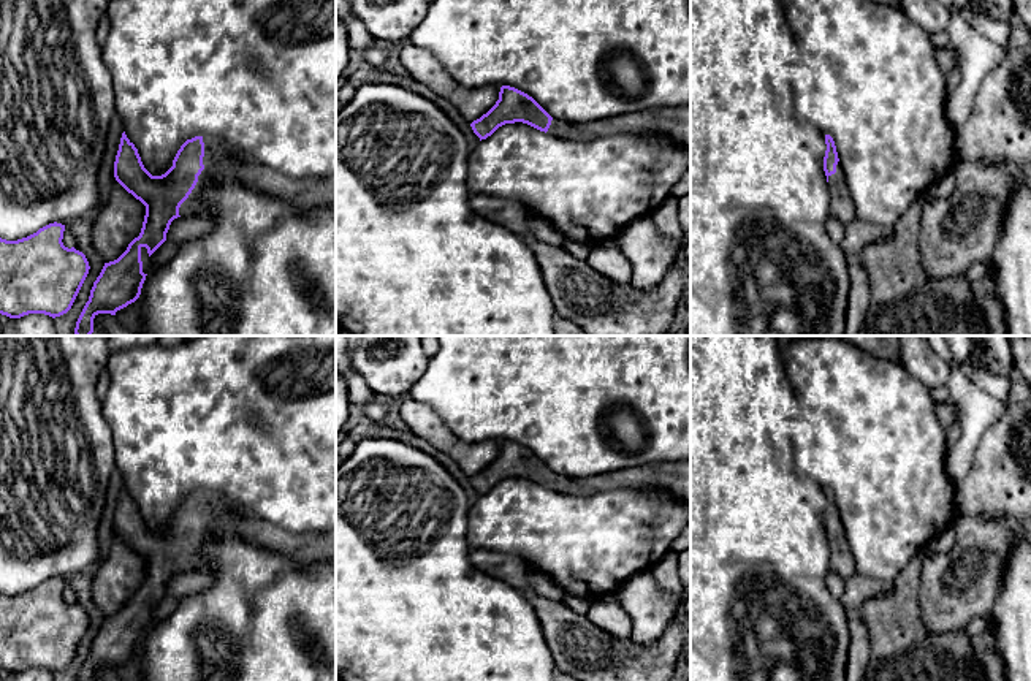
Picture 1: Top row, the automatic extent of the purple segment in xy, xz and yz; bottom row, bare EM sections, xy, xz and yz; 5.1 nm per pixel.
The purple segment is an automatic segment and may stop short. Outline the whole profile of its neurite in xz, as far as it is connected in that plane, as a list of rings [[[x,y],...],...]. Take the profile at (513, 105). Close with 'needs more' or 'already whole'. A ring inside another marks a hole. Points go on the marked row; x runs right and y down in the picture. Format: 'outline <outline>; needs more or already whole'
outline [[[510,86],[500,87],[496,105],[480,119],[474,120],[470,127],[481,141],[499,127],[515,122],[523,122],[554,138],[572,141],[657,131],[668,135],[679,144],[691,146],[691,106],[657,108],[591,124],[572,124],[551,117],[532,97]]]; needs more

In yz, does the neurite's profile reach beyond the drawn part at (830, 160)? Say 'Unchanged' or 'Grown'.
Grown

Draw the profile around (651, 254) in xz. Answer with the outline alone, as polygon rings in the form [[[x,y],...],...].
[[[649,215],[629,223],[619,234],[619,249],[633,264],[633,285],[654,288],[678,261],[679,245],[662,236]]]

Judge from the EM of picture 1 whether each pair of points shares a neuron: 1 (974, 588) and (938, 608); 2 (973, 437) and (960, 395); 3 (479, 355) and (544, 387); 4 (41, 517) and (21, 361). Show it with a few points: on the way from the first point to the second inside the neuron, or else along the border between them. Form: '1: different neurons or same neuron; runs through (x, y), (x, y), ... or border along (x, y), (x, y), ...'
1: same neuron; runs through (965, 588), (958, 588), (947, 599)
2: same neuron; runs through (973, 426), (971, 406)
3: same neuron; runs through (494, 355), (515, 358), (528, 371)
4: same neuron; runs through (21, 479), (21, 399)

